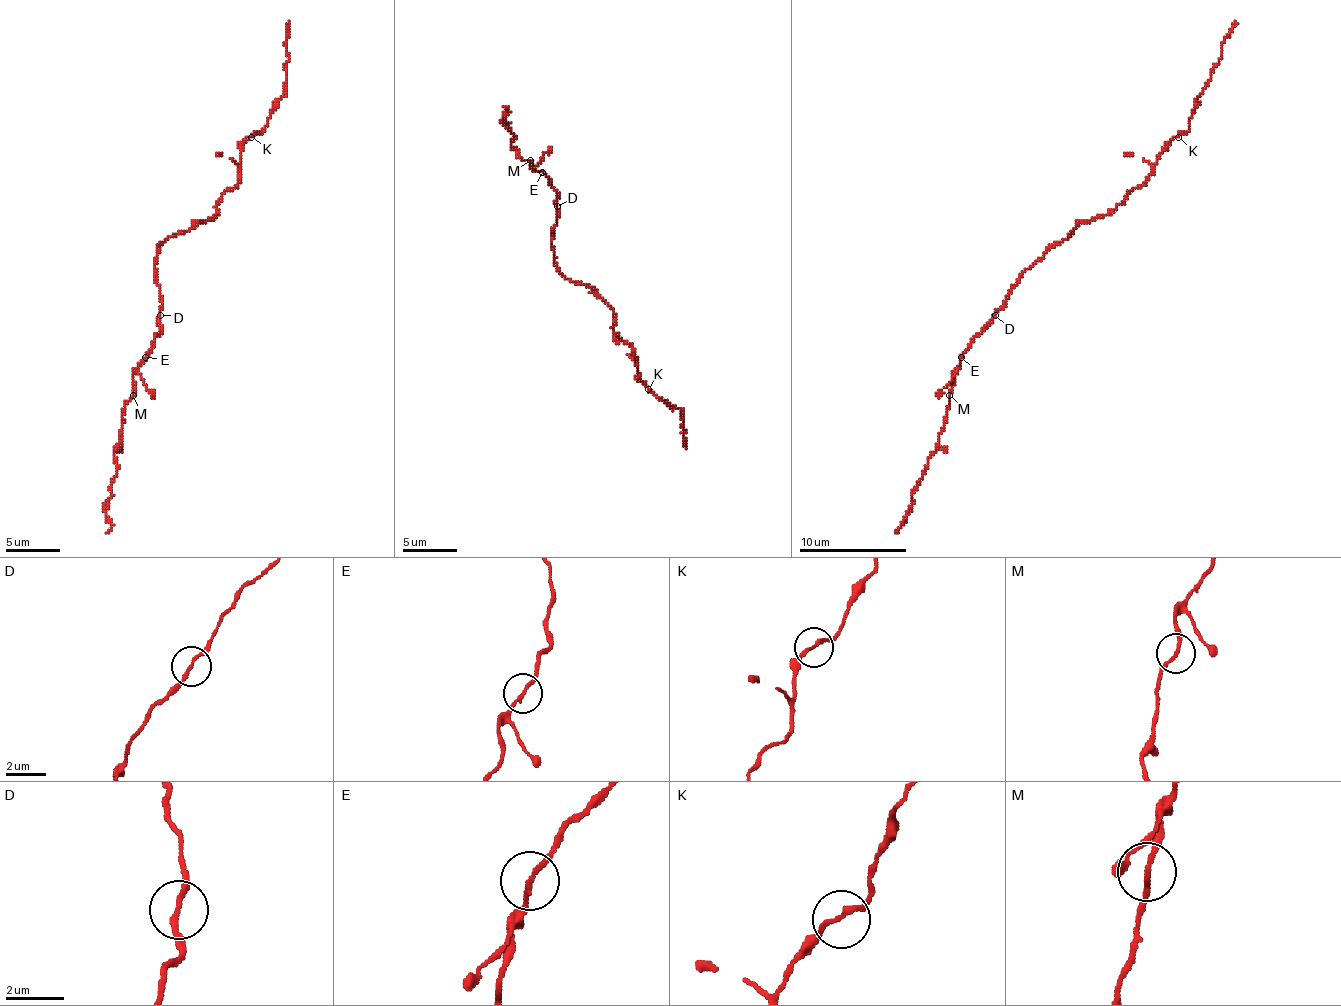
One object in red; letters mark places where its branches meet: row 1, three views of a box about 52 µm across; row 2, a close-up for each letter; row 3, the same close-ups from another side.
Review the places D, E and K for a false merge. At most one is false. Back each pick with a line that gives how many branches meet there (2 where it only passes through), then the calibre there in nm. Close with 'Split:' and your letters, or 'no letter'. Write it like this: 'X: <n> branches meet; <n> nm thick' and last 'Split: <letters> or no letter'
Split: no letter

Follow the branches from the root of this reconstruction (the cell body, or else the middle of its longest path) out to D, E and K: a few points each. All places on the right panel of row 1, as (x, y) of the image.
D: (1052, 247), (1019, 277), (1006, 304), (995, 315)
E: (1052, 247), (1019, 277), (1006, 304), (960, 358)
K: (1052, 247), (1060, 244), (1081, 223), (1089, 223), (1111, 212), (1130, 191), (1146, 180), (1157, 156), (1178, 137)

